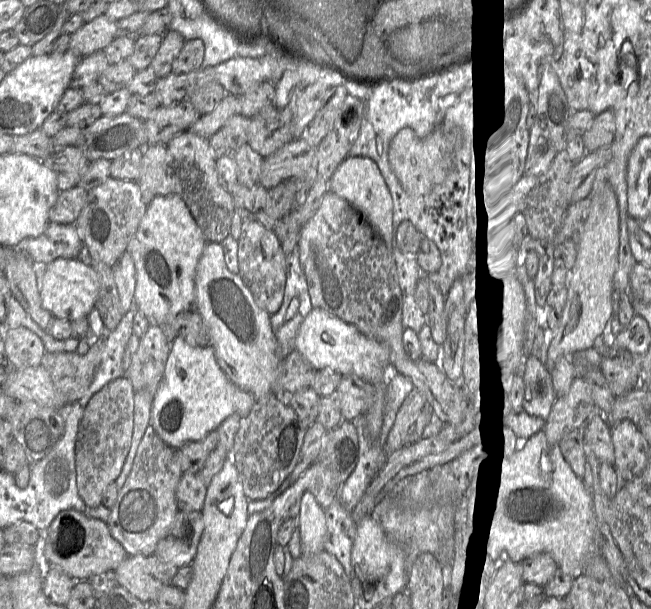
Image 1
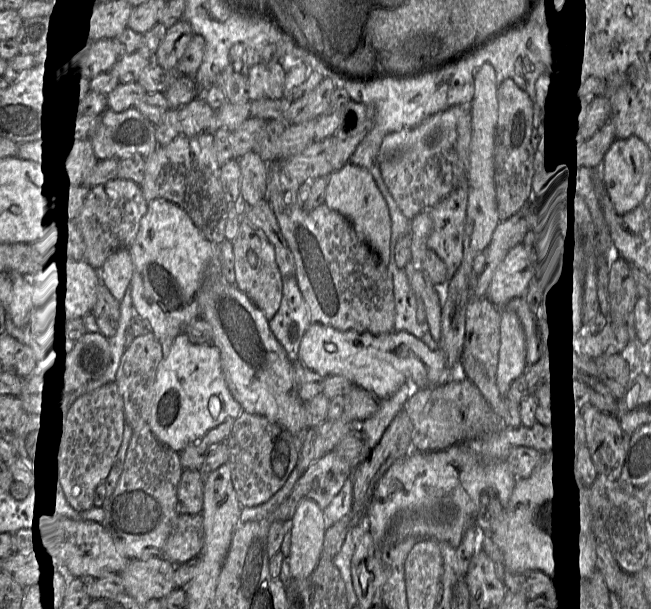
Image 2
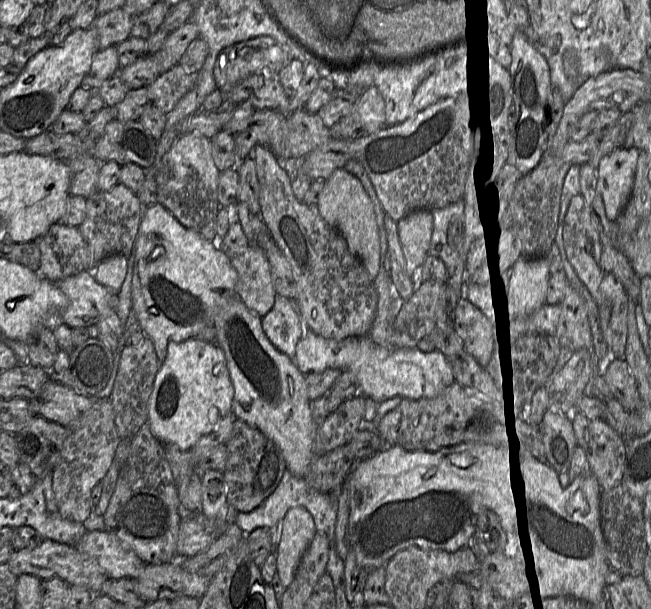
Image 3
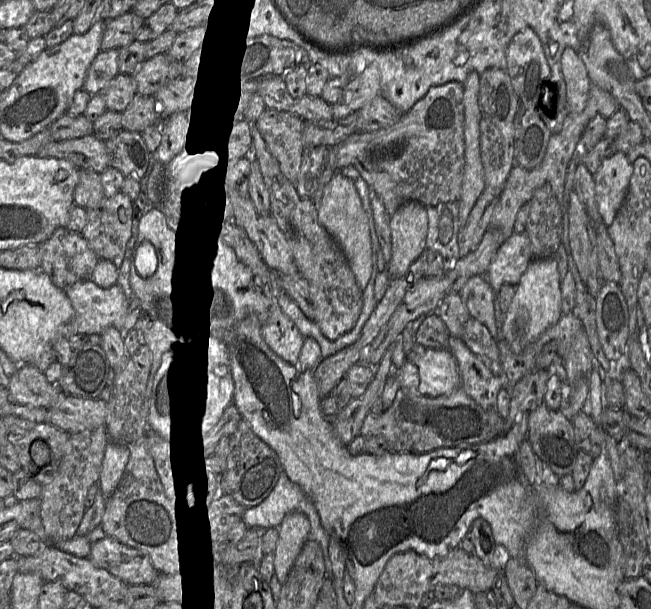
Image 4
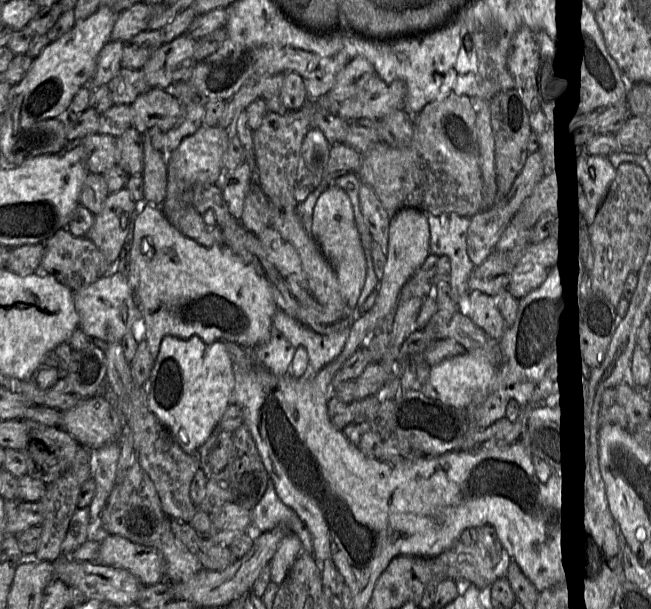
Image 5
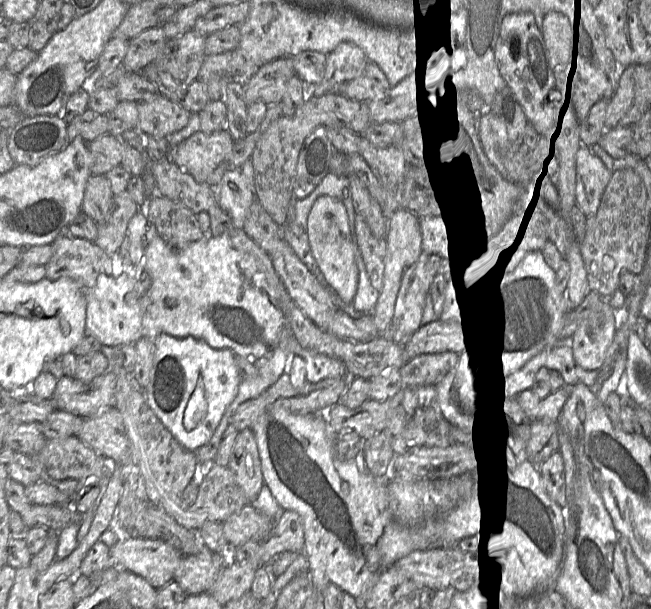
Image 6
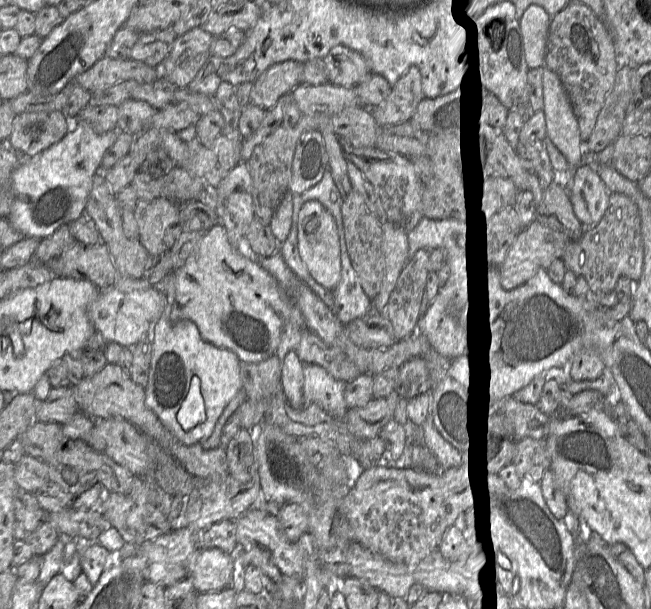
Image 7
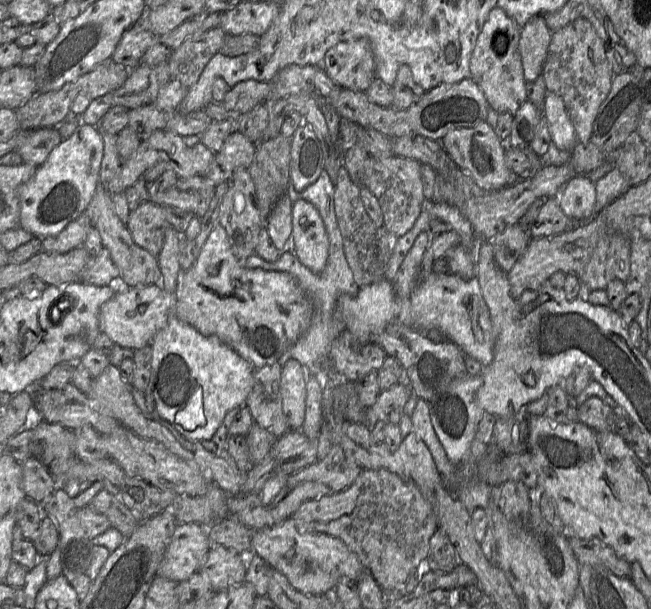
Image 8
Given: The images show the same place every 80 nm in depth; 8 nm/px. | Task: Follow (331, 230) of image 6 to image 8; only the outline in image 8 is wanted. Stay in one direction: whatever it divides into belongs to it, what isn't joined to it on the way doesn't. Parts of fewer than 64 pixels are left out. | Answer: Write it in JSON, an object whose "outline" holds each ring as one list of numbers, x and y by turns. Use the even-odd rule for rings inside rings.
{"outline":[[305,200,294,201,291,210,292,230,280,252,291,252,311,272,321,273,327,263,329,240,317,209]]}

